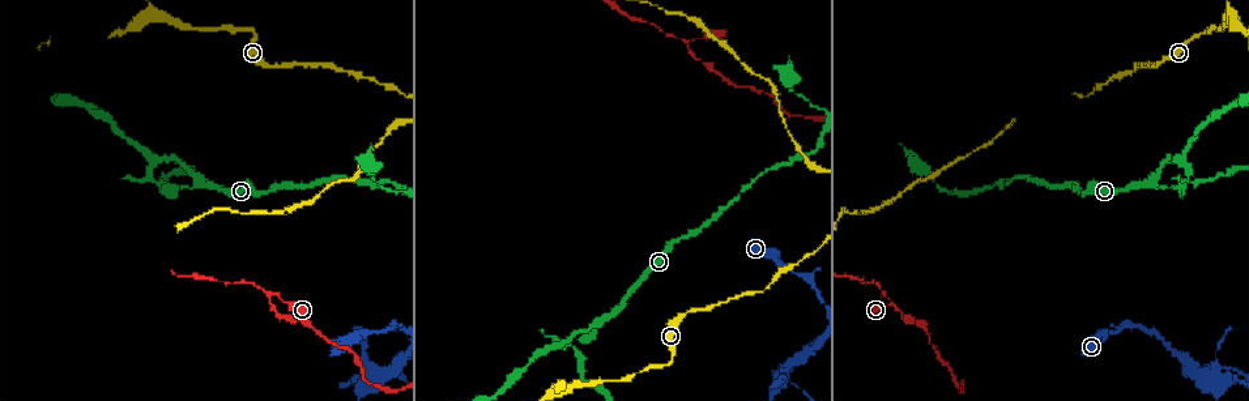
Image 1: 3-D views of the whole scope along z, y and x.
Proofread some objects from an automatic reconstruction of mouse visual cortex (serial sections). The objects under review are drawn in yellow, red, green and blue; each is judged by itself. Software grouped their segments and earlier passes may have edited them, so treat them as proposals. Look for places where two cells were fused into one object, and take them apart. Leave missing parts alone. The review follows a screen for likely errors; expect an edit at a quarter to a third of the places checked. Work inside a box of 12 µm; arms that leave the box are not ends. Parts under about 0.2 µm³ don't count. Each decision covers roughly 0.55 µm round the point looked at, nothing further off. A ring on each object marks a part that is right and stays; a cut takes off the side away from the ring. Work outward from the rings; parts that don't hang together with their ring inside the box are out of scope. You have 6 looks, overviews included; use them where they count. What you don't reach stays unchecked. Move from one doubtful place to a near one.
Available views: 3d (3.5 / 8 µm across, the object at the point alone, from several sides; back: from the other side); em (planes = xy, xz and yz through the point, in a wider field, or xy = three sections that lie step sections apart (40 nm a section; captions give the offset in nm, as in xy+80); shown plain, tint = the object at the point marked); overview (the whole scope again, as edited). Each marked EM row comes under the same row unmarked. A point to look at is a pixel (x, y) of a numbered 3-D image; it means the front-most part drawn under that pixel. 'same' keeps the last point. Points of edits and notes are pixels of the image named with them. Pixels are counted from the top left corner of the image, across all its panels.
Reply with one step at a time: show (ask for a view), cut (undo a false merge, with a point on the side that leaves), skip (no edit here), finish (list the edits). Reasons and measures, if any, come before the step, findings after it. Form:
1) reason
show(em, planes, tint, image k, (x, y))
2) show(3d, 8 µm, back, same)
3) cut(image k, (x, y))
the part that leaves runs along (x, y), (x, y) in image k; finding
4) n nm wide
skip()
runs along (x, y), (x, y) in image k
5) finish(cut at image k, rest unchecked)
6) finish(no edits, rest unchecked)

a narrow waist
show(3d, 3.5 µm, back, image 1, (792, 273))

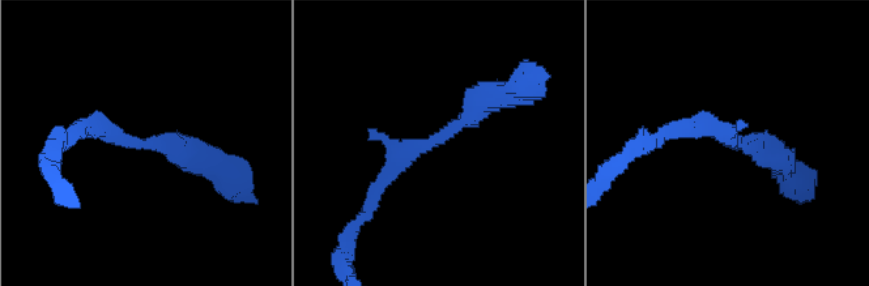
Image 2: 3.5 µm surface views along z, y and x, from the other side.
need the tissue
show(em, planes, tint, image 2, (434, 140))

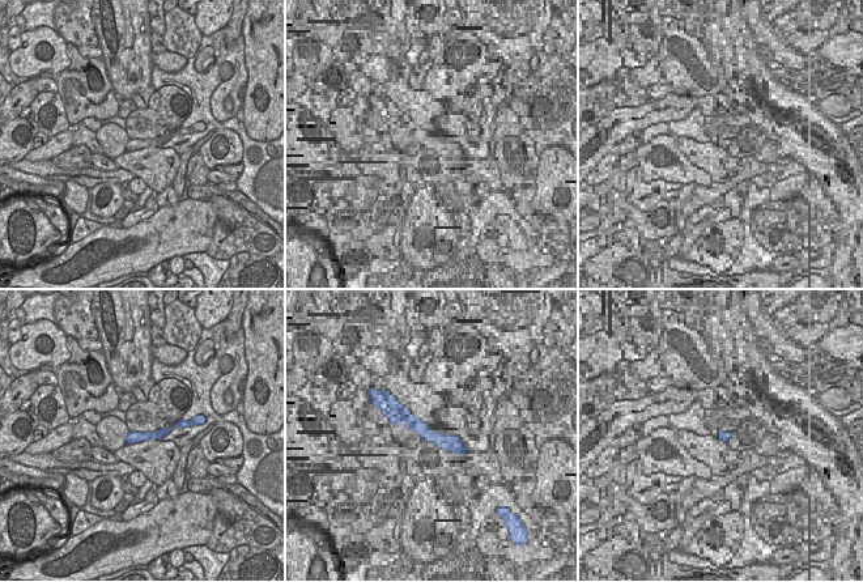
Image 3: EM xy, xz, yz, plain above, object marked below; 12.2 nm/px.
skip()
runs along (502, 97), (413, 146), (373, 193) in image 2; continuous, no second cell

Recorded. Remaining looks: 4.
three arms meet
show(3d, 8 µm, image 1, (159, 155))

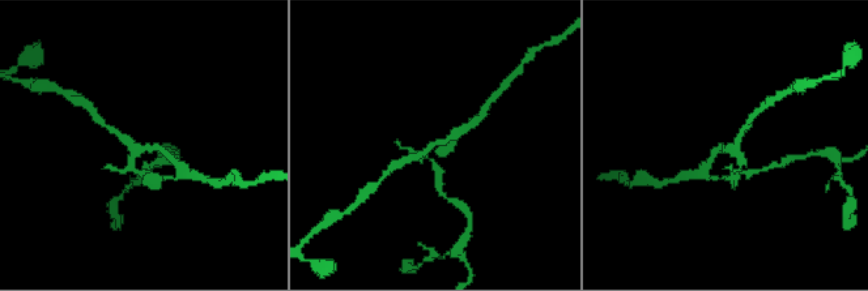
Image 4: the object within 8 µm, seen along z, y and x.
3 arms; arms of 150, 200, 200 nm
show(em, xy, step 5, tint, image 4, (431, 144))

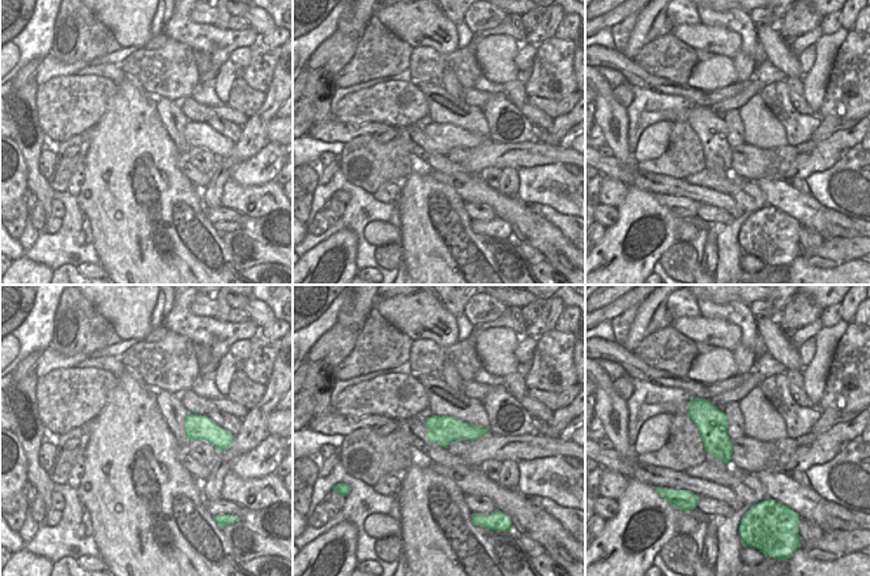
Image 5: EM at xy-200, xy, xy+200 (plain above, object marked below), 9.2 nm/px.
cut(image 4, (438, 178))
a second cell is stuck on

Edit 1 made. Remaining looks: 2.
a fork
show(3d, 3.5 µm, image 1, (270, 295))

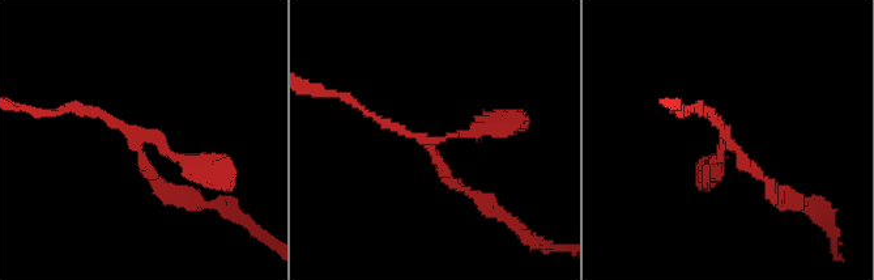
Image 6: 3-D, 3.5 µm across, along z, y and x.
show(em, xy, step 3, tint, image 6, (148, 131))

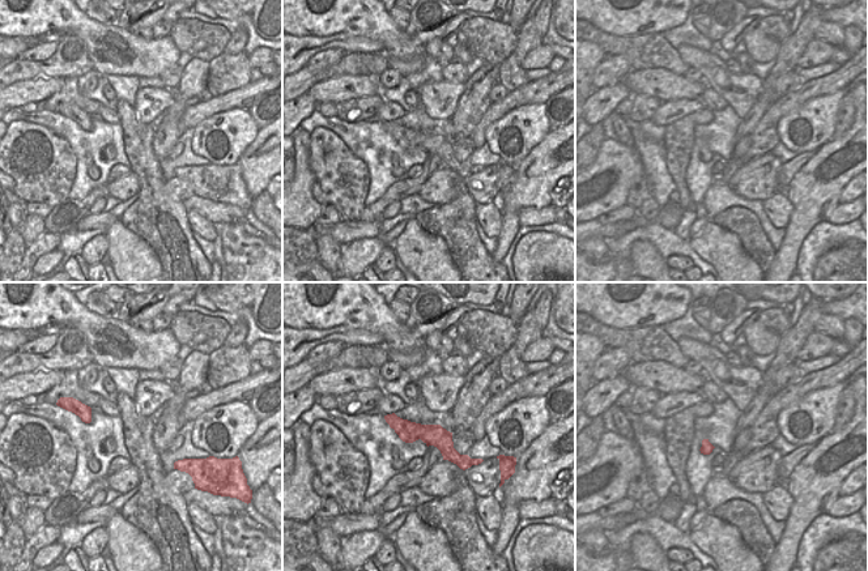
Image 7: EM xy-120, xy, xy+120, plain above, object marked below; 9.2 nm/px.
skip()
all the same cell

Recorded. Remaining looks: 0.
finish(cut at image 4, rest unchecked)

